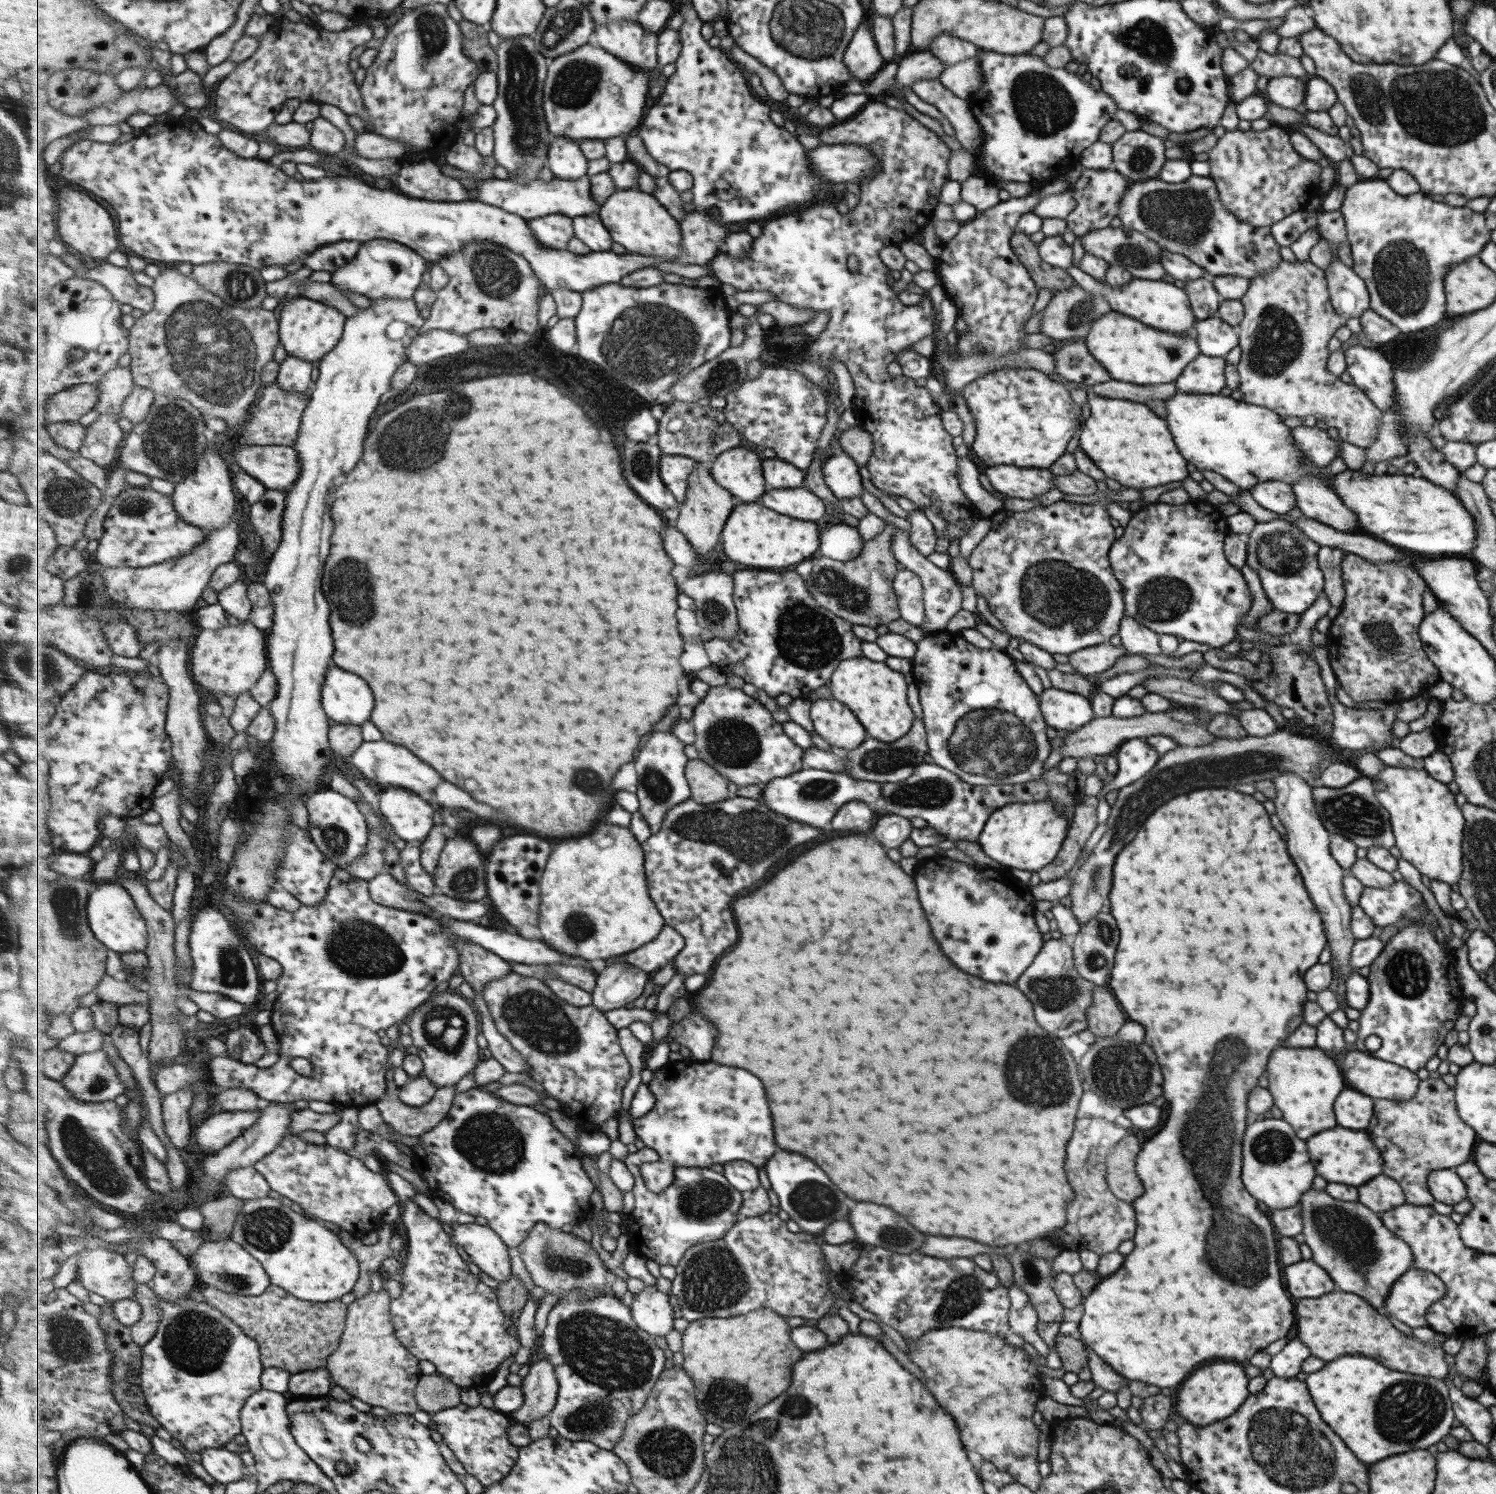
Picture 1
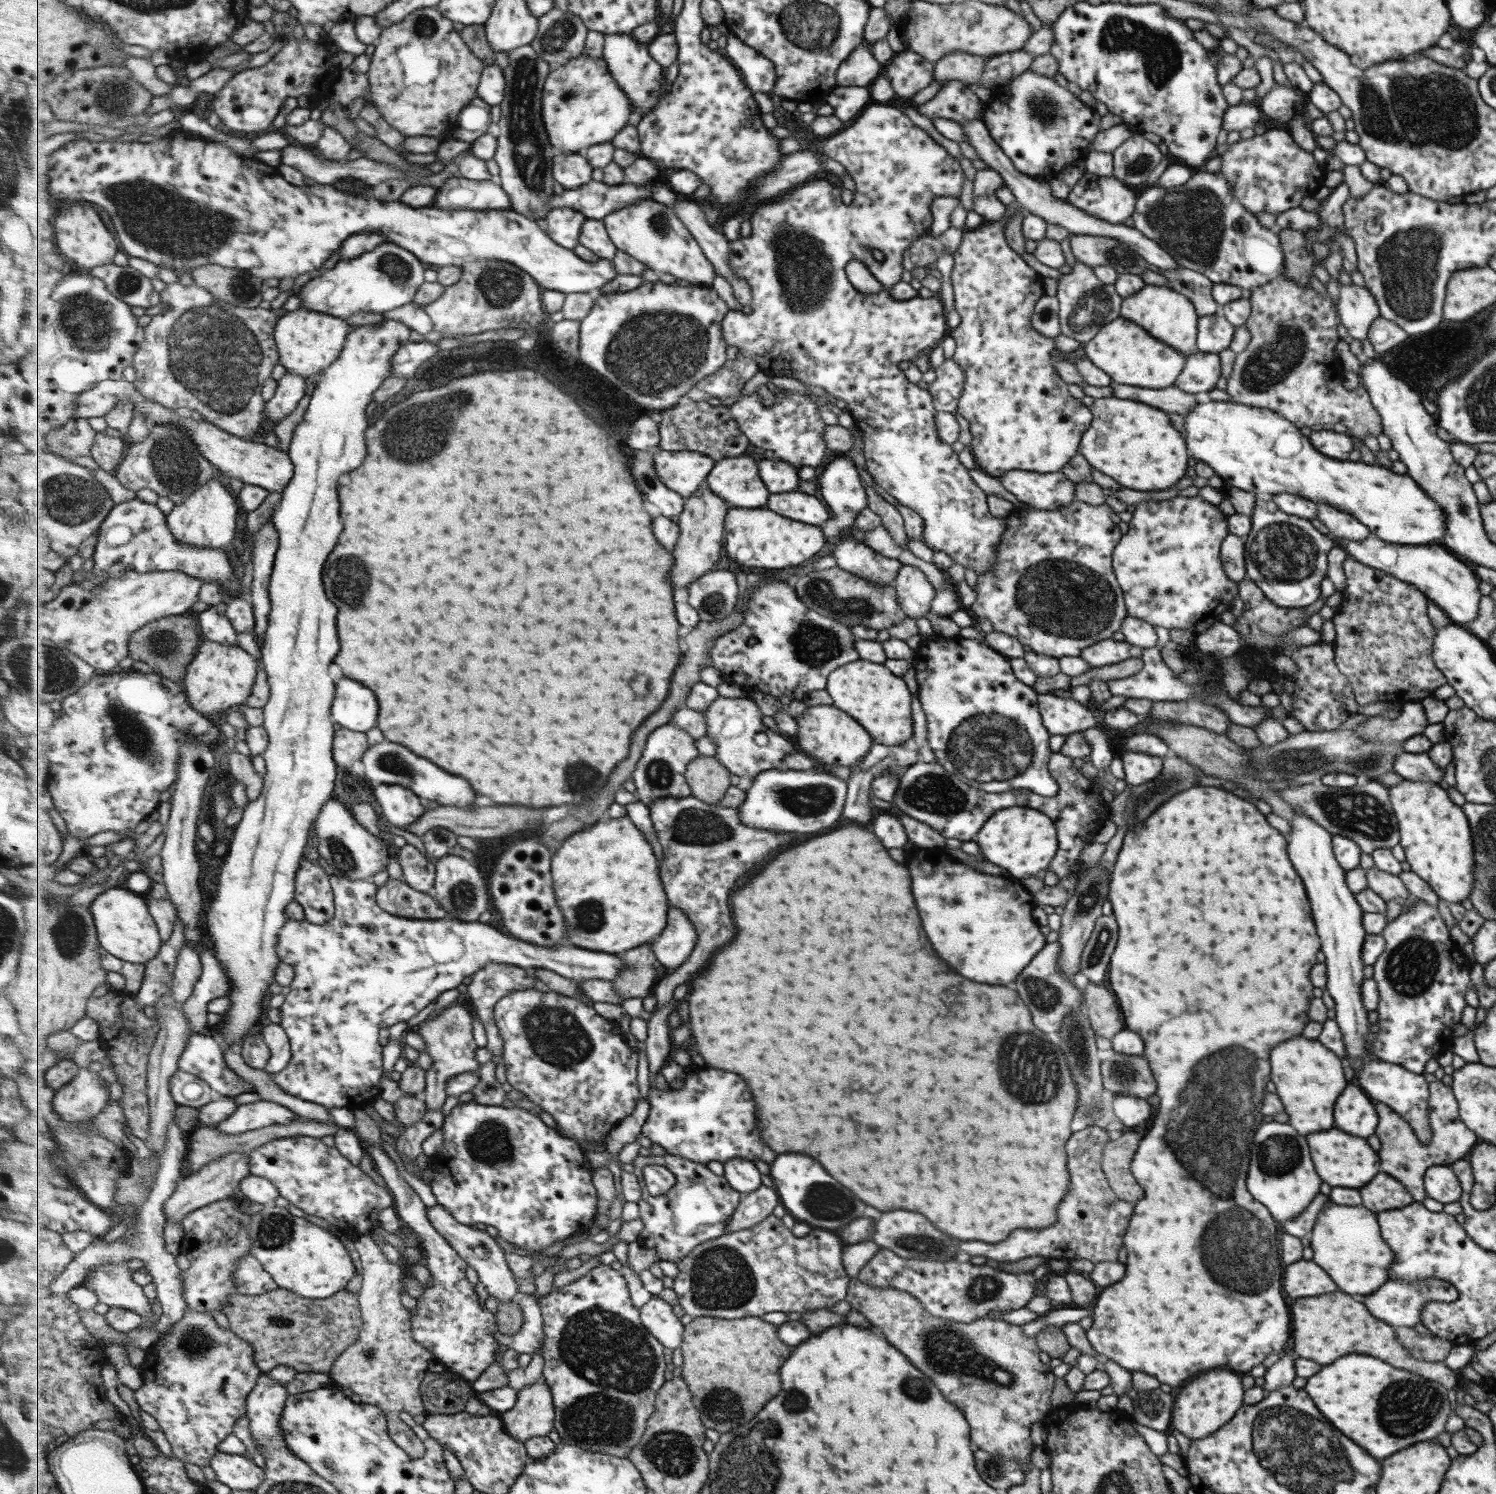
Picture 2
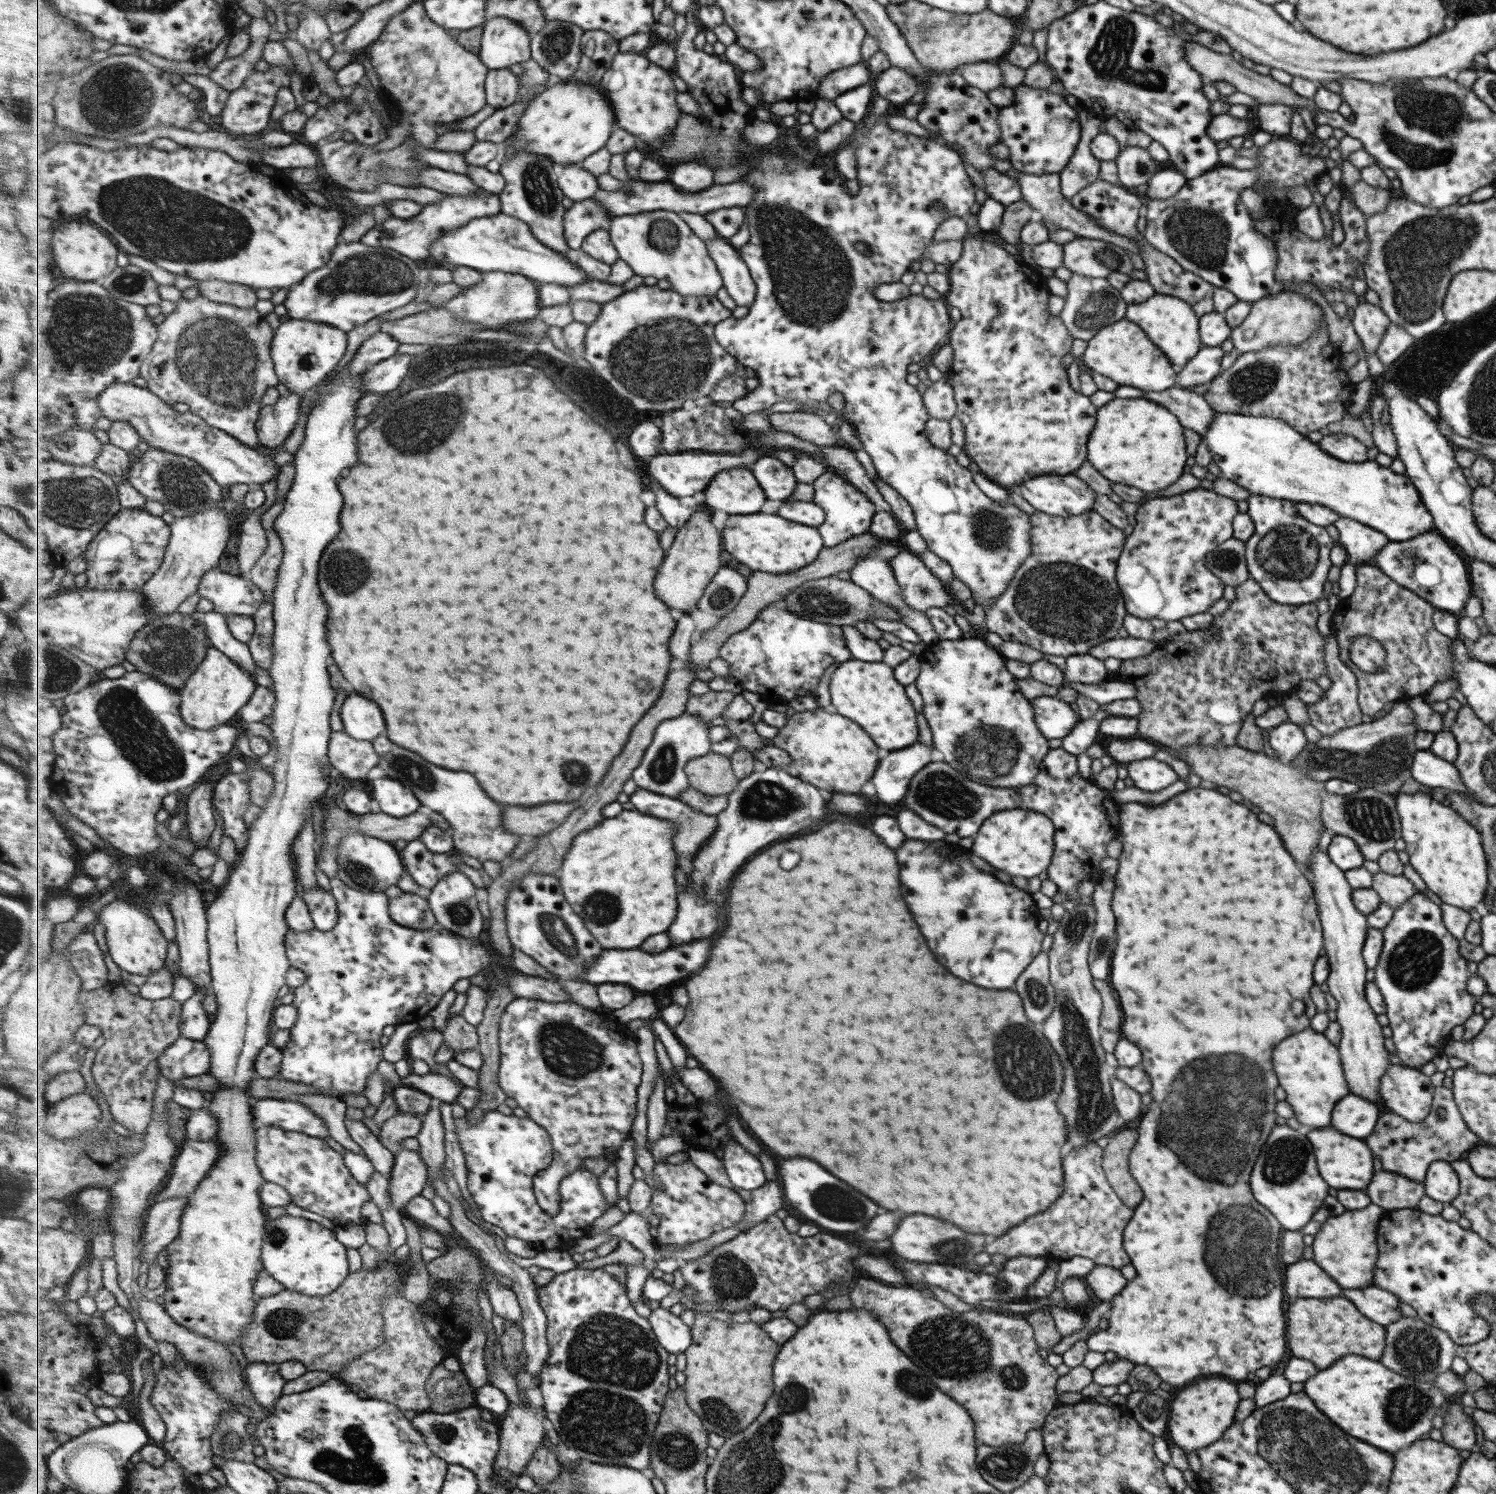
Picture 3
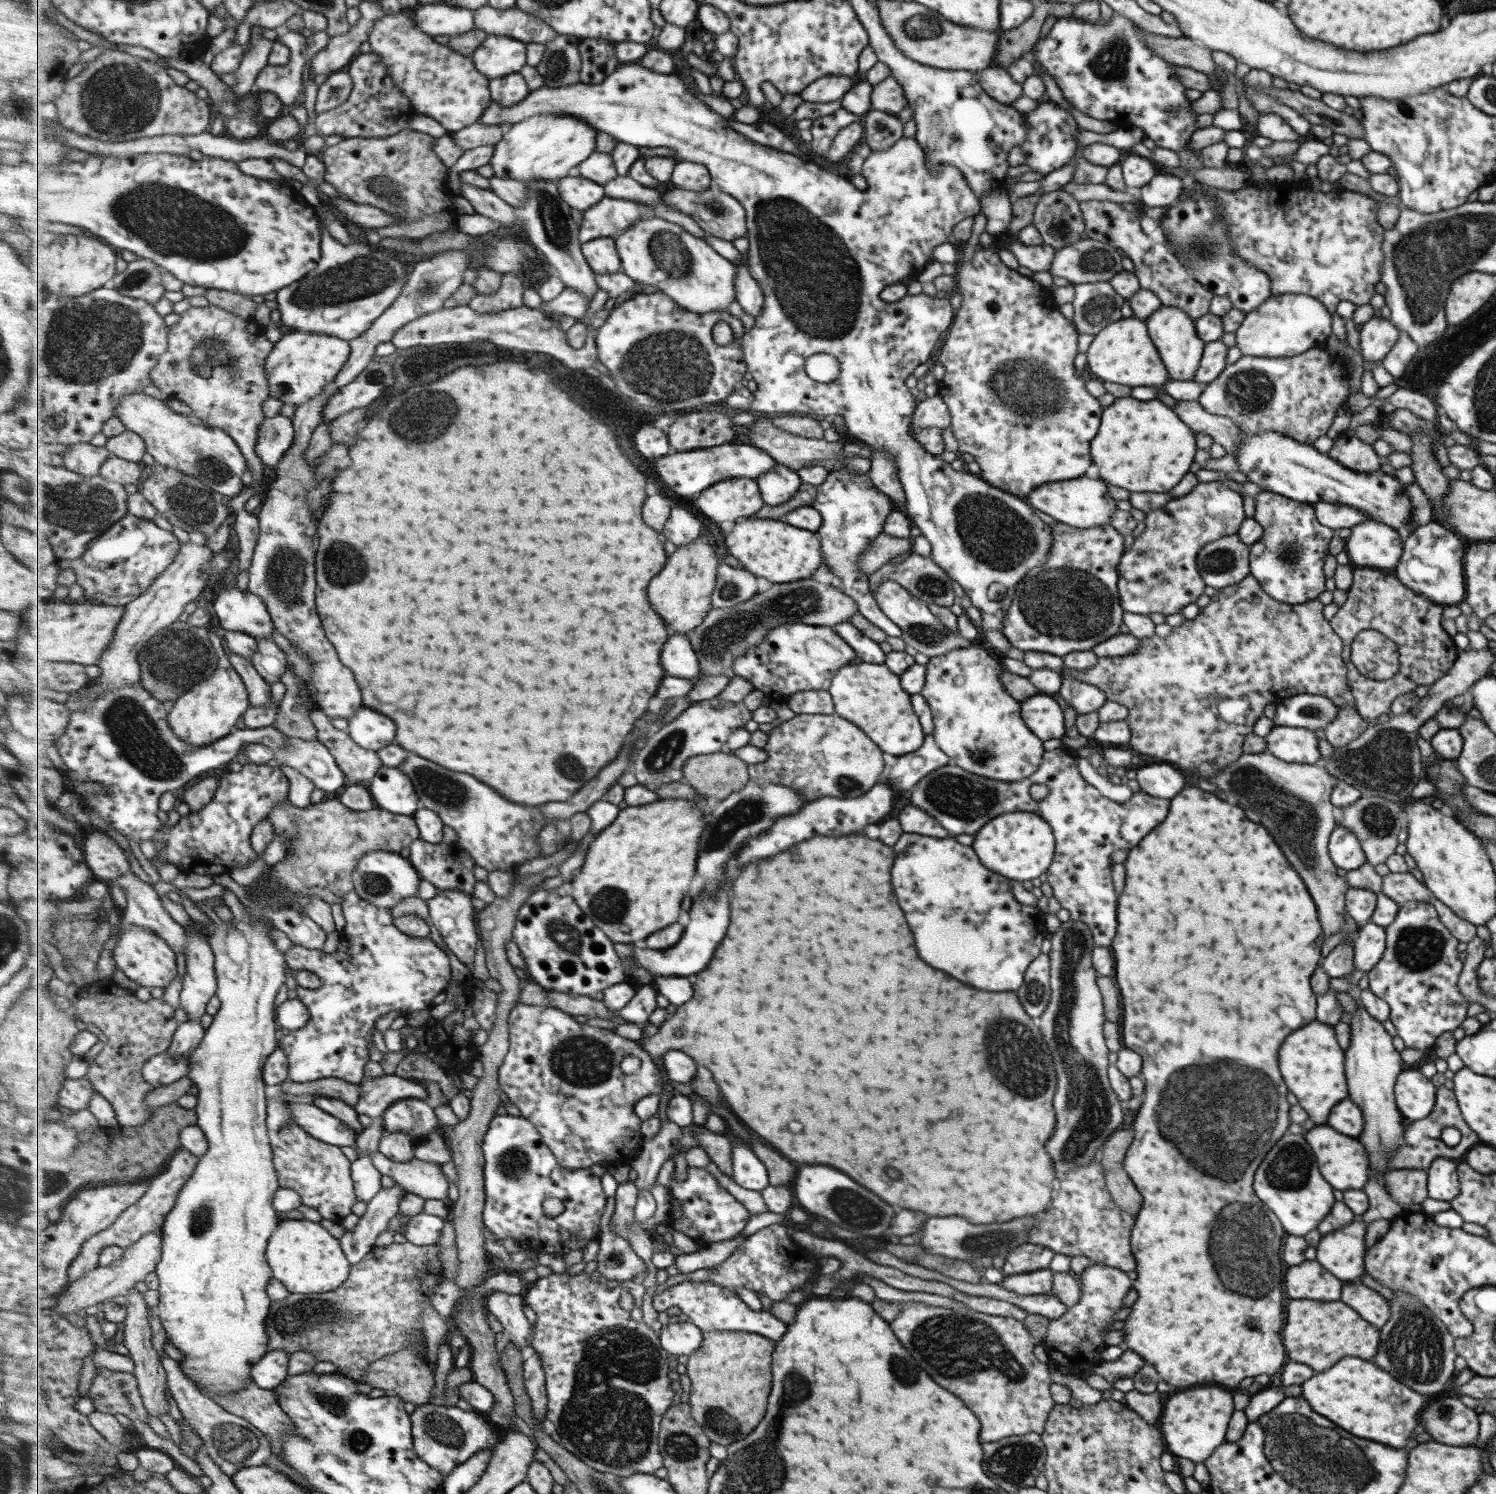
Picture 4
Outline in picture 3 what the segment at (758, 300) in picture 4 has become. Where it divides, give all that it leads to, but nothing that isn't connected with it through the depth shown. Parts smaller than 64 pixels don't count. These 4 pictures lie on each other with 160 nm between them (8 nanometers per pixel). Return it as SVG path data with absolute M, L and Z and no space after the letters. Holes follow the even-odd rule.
M719 235L709 240L707 244L725 280L724 286L728 294L739 306L753 306L758 291L757 283L738 249Z

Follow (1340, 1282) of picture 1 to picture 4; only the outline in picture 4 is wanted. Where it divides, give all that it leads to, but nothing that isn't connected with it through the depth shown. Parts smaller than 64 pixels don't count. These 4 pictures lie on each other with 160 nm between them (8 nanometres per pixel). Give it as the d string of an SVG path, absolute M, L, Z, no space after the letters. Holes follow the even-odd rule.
M1359 1215L1341 1229L1321 1236L1315 1260L1333 1276L1345 1282L1358 1282L1364 1273L1364 1236L1367 1225L1360 1221Z

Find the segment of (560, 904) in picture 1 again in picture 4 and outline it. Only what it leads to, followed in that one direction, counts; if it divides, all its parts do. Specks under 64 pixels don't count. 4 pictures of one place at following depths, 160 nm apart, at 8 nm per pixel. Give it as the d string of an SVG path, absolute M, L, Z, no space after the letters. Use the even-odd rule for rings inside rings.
M670 798L640 807L625 807L619 818L594 837L579 874L569 884L577 904L614 942L643 945L654 932L675 924L687 896L699 858L699 843L707 824L704 810L691 799Z

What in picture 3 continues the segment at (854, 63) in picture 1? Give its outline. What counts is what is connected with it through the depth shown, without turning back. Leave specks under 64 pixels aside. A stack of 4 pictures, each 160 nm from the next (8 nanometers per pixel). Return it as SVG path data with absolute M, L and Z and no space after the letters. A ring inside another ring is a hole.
M860 61L854 66L848 66L845 69L838 69L839 72L831 72L831 76L827 75L819 83L817 90L817 96L819 98L827 98L827 100L833 100L837 98L839 94L857 88L858 86L869 84L873 79L873 76L866 69L865 62Z

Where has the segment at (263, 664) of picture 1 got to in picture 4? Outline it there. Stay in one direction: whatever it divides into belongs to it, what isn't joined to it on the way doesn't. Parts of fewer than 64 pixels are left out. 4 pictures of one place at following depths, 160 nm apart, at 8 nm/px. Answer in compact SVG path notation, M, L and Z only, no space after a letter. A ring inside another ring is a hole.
M211 631L209 632L209 640L211 640L211 644L215 648L215 654L219 658L217 670L211 678L201 682L185 695L179 696L171 704L168 718L171 729L175 730L175 735L193 746L206 746L206 744L225 739L225 737L231 735L233 728L237 726L237 722L243 718L245 710L251 707L247 686L229 660L227 650L221 644L224 637L221 638L221 636L217 636L215 632Z

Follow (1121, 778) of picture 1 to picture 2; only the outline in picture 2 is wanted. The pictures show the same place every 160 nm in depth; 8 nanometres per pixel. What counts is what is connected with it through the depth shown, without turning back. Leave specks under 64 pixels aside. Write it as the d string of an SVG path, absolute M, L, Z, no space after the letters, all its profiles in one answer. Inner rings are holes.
M1133 751L1116 753L1122 762L1124 781L1132 786L1145 784L1160 775L1162 759L1157 756L1145 755Z

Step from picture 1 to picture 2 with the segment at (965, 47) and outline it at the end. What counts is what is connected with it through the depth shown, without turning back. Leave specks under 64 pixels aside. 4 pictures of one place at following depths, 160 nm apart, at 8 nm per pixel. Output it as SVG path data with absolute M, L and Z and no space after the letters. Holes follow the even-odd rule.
M950 52L933 64L932 80L956 80L973 84L980 80L985 59L974 54Z

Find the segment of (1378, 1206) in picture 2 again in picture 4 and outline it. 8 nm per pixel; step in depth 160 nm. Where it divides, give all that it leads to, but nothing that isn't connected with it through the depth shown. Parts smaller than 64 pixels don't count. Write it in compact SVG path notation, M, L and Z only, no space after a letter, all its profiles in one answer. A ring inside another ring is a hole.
M1393 1169L1384 1172L1383 1186L1391 1200L1403 1207L1427 1199L1426 1172L1423 1169Z

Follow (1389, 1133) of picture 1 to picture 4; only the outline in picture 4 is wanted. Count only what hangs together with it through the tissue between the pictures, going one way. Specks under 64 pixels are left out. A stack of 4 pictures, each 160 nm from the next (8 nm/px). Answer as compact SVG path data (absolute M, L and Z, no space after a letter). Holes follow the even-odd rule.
M1443 1085L1436 1087L1434 1104L1431 1112L1421 1120L1404 1121L1402 1123L1404 1128L1402 1139L1403 1144L1396 1150L1389 1154L1390 1162L1389 1168L1393 1169L1423 1169L1429 1168L1431 1161L1435 1157L1445 1157L1447 1159L1459 1158L1463 1156L1471 1147L1479 1144L1478 1136L1463 1122L1456 1098L1453 1091L1449 1090ZM1445 1126L1453 1126L1460 1132L1460 1141L1453 1147L1447 1147L1440 1139L1439 1134Z

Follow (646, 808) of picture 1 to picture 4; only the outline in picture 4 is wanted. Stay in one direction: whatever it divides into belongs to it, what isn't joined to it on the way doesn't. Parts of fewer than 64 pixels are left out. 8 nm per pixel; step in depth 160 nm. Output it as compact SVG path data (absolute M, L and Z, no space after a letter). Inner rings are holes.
M719 697L697 701L681 716L665 724L657 732L653 732L651 740L647 740L647 746L639 750L633 764L637 784L654 791L664 784L685 781L682 768L687 760L698 755L711 755L722 751L731 735L744 728L745 724L752 719L753 712L745 706L744 702L723 702Z

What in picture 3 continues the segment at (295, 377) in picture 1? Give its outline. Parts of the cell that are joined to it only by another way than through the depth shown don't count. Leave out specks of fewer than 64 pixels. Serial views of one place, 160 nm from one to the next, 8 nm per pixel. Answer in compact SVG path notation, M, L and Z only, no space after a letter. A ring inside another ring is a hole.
M290 392L271 406L264 406L258 420L258 435L261 444L275 449L291 436L302 414L301 394Z

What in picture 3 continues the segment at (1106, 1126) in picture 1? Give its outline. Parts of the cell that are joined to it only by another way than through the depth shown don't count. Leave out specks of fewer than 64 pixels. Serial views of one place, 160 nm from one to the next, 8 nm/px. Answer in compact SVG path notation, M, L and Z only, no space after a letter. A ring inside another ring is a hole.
M1095 1140L1080 1146L1077 1150L1071 1150L1063 1160L1063 1192L1047 1208L1047 1212L1041 1212L1039 1216L1023 1220L1019 1226L1013 1226L1007 1234L999 1236L995 1242L983 1247L983 1252L989 1255L1003 1254L1007 1259L1016 1256L1042 1256L1048 1262L1053 1259L1064 1261L1071 1257L1083 1257L1092 1260L1095 1265L1110 1266L1120 1269L1121 1266L1129 1264L1127 1253L1122 1247L1122 1235L1127 1221L1131 1218L1133 1209L1119 1201L1113 1190L1107 1183L1103 1170L1101 1169L1102 1149L1097 1147Z

